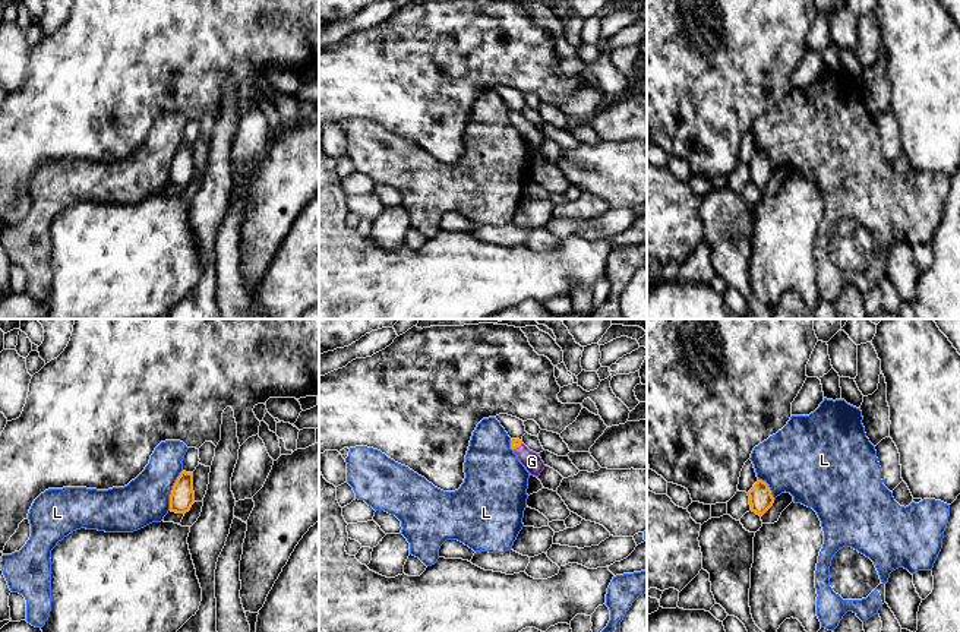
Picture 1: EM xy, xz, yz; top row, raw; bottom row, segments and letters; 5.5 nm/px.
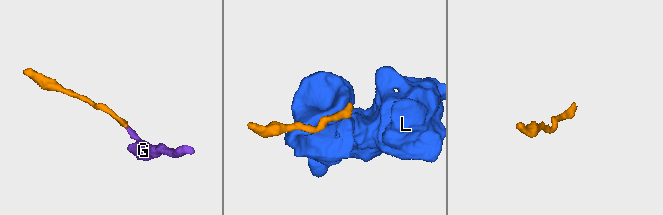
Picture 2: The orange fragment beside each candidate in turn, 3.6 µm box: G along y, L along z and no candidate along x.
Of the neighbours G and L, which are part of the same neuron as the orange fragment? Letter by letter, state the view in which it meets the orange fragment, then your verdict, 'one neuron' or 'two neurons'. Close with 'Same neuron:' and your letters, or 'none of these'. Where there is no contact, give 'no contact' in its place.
G: meets orange in xz; one neuron
L: meets orange in xy; two neurons
Same neuron: G

